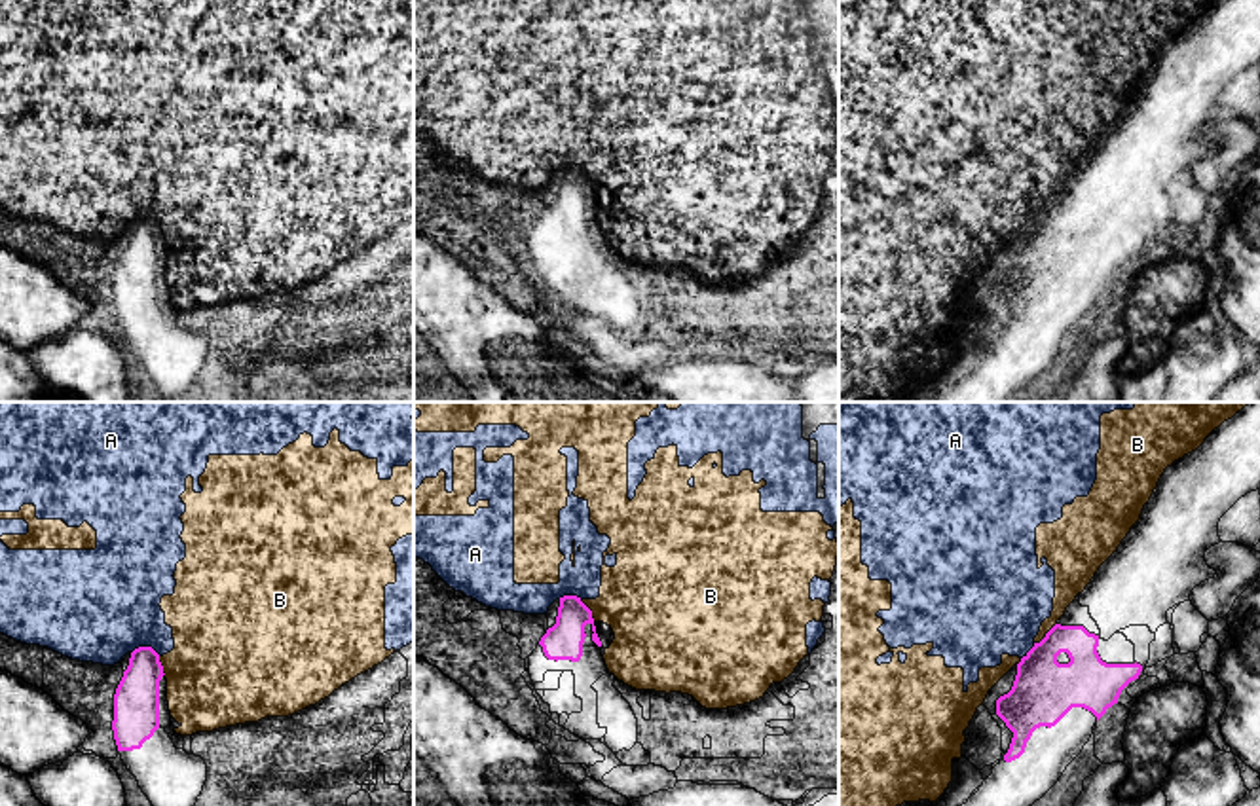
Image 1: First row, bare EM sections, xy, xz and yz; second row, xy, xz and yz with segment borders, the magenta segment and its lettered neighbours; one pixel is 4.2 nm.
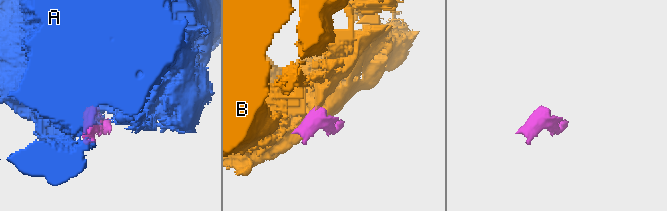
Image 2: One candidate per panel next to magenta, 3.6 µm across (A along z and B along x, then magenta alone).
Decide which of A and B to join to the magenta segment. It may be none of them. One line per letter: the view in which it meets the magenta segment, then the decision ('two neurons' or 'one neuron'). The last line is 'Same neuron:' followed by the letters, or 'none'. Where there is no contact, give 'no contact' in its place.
A: contact in xy; two neurons
B: contact in yz; two neurons
Same neuron: none

